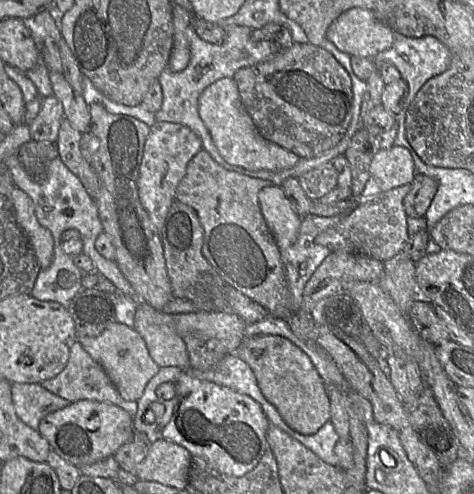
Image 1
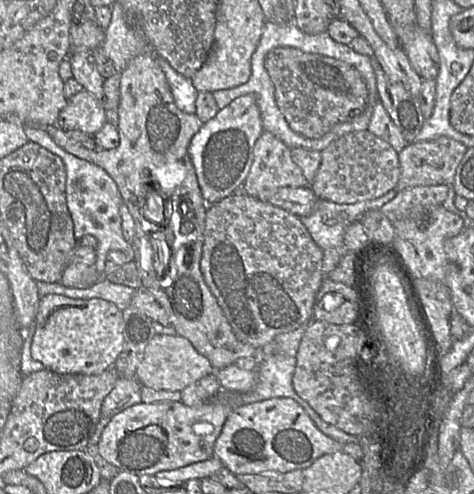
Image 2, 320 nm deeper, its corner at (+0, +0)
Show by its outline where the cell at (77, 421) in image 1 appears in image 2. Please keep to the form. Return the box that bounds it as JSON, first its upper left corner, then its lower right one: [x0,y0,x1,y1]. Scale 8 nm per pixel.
[97,393,244,476]

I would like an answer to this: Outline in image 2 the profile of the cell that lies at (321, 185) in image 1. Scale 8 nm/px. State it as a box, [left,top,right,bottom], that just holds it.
[309,129,399,204]

